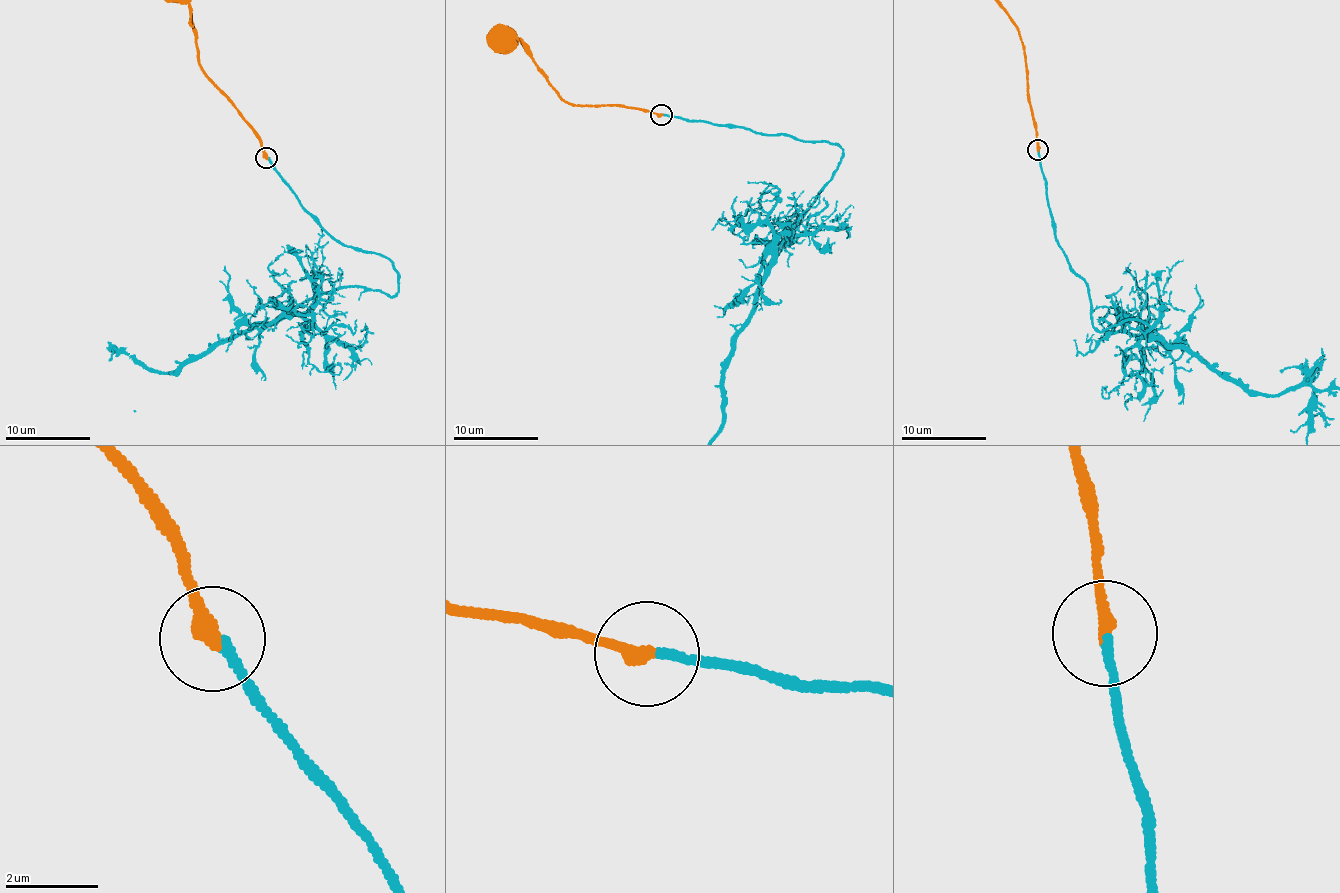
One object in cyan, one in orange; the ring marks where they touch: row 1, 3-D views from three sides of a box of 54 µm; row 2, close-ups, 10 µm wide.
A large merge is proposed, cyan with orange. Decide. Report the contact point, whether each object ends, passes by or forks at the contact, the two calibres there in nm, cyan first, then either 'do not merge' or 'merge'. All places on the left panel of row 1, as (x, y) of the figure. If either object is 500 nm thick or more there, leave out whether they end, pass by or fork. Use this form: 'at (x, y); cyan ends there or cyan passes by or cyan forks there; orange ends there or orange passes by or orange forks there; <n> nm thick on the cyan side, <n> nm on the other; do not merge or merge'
at (266, 157); cyan ends there; orange ends there; 190 nm thick on the cyan side, 320 nm on the other; merge

